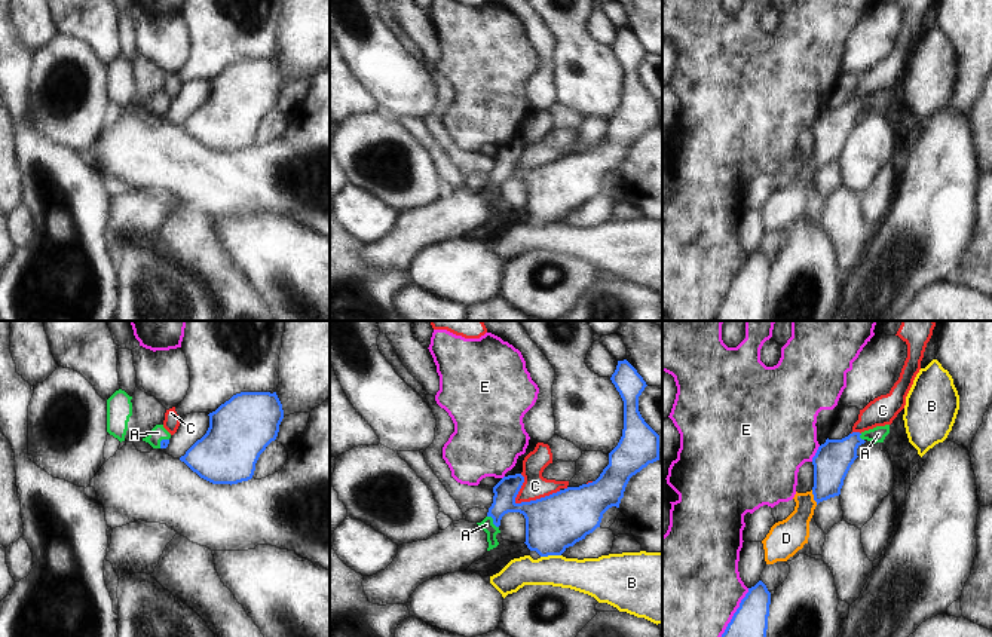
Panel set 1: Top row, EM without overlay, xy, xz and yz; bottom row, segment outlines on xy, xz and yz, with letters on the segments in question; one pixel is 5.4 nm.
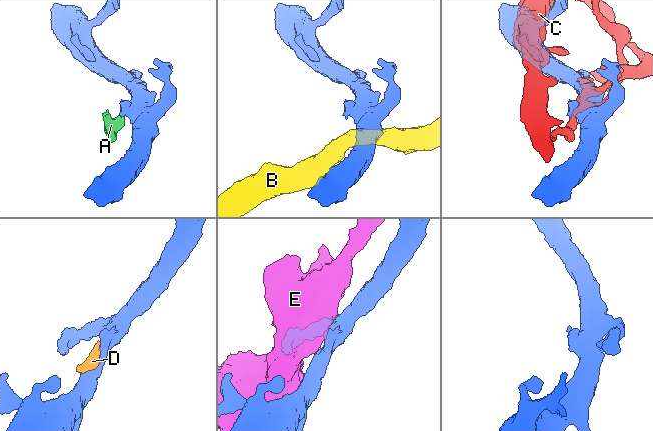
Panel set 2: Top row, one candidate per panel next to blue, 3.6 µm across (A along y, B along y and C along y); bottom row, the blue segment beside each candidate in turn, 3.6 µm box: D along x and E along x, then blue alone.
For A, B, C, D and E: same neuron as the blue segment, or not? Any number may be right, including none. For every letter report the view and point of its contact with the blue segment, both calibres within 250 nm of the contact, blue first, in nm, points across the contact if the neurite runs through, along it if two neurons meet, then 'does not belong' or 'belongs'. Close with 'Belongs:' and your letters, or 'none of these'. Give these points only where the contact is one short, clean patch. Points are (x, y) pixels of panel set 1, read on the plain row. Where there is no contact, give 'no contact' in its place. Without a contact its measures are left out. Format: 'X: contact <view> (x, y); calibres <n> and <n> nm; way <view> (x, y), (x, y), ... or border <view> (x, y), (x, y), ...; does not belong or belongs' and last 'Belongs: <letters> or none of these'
A: contact xz (493, 189); calibres 160 and 70 nm; way xz (539, 184), (504, 175), (493, 189), (486, 192); belongs
B: contact xz (550, 221); calibres 300 and 190 nm; does not belong
C: contact xz (536, 167); calibres 300 and 140 nm; does not belong
D: contact yz (814, 165); calibres 200 and 180 nm; does not belong
E: contact yz (731, 288); calibres 280 and 480 nm; does not belong
Belongs: A

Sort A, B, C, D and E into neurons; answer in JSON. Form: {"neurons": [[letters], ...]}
{"neurons": [["A"], ["B"], ["C", "D"], ["E"]]}

